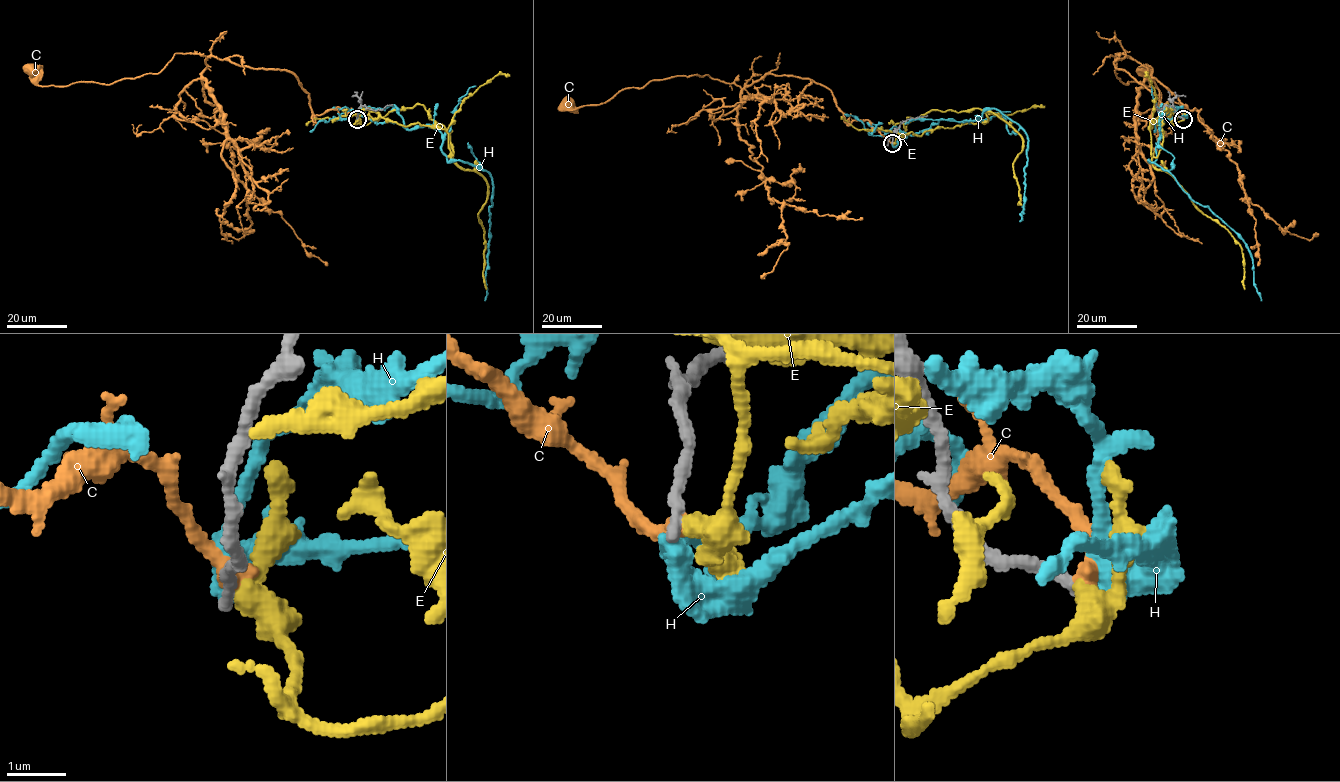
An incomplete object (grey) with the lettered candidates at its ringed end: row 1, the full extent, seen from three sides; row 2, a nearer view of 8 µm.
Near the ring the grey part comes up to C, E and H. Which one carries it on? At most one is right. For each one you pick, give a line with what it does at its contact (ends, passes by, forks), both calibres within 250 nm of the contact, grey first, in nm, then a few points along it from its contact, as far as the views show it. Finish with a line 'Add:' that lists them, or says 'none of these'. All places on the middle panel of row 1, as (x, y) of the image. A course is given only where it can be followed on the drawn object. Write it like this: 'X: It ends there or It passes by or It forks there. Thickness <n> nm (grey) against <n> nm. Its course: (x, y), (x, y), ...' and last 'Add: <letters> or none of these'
Add: none of these

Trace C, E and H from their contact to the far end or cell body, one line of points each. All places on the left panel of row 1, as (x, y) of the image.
C: (357, 118), (314, 115), (285, 70), (198, 53), (107, 84), (38, 85), (31, 70)
E: (357, 118), (366, 125), (421, 104), (448, 132), (453, 156), (443, 129), (372, 118), (369, 108), (306, 125)
H: (357, 119), (367, 106), (394, 105), (409, 129), (440, 132), (448, 162), (490, 176), (484, 300)

